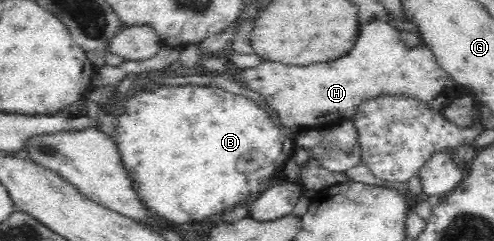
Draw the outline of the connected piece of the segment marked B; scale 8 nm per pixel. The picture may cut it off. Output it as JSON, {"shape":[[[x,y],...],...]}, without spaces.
{"shape":[[[187,82],[184,86],[164,85],[155,90],[141,90],[137,95],[126,99],[123,103],[122,110],[118,112],[119,123],[116,129],[116,136],[113,138],[118,145],[120,159],[124,164],[124,169],[132,181],[132,187],[138,194],[138,197],[146,203],[146,207],[151,209],[155,215],[173,221],[173,223],[187,223],[187,221],[198,221],[205,217],[211,217],[220,211],[227,211],[239,205],[241,201],[247,199],[255,192],[259,192],[261,181],[267,176],[275,175],[286,165],[287,154],[290,148],[289,139],[291,133],[283,125],[274,122],[275,117],[271,114],[270,109],[262,109],[255,101],[248,96],[238,95],[225,91],[219,87],[192,85]]]}

